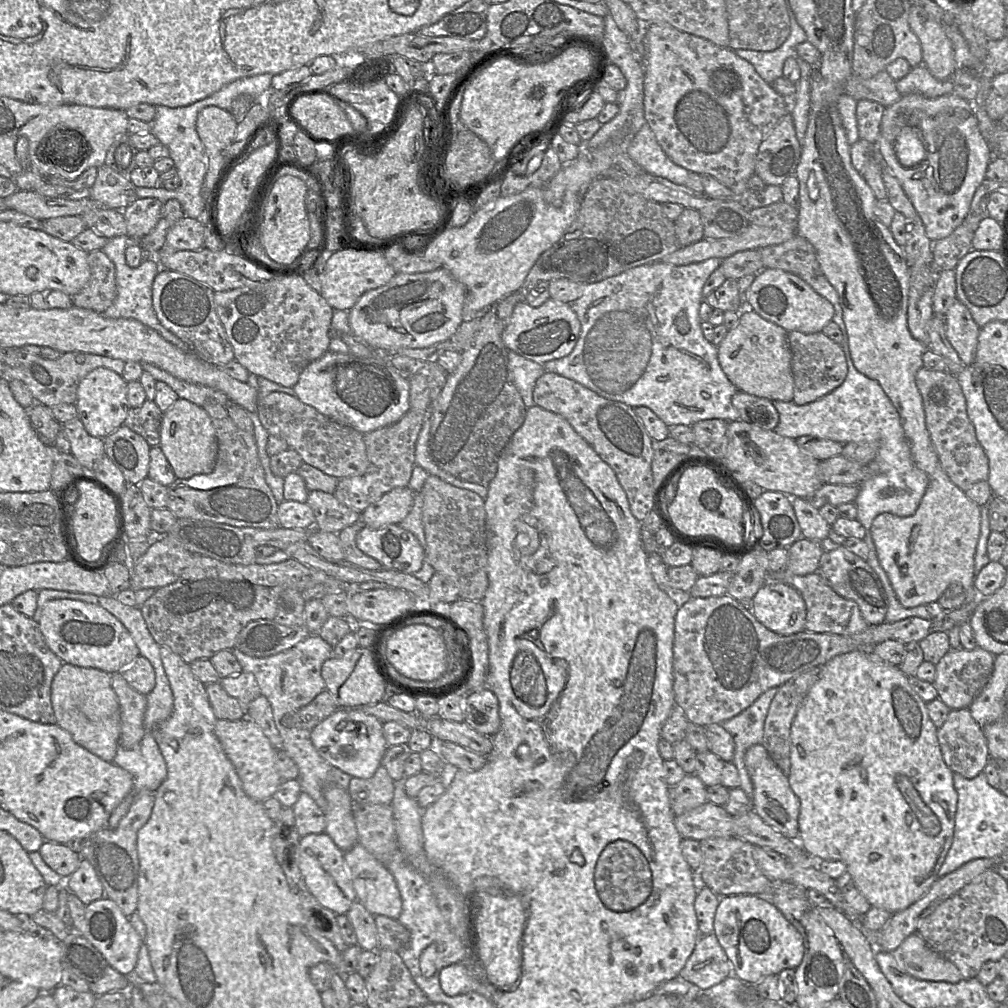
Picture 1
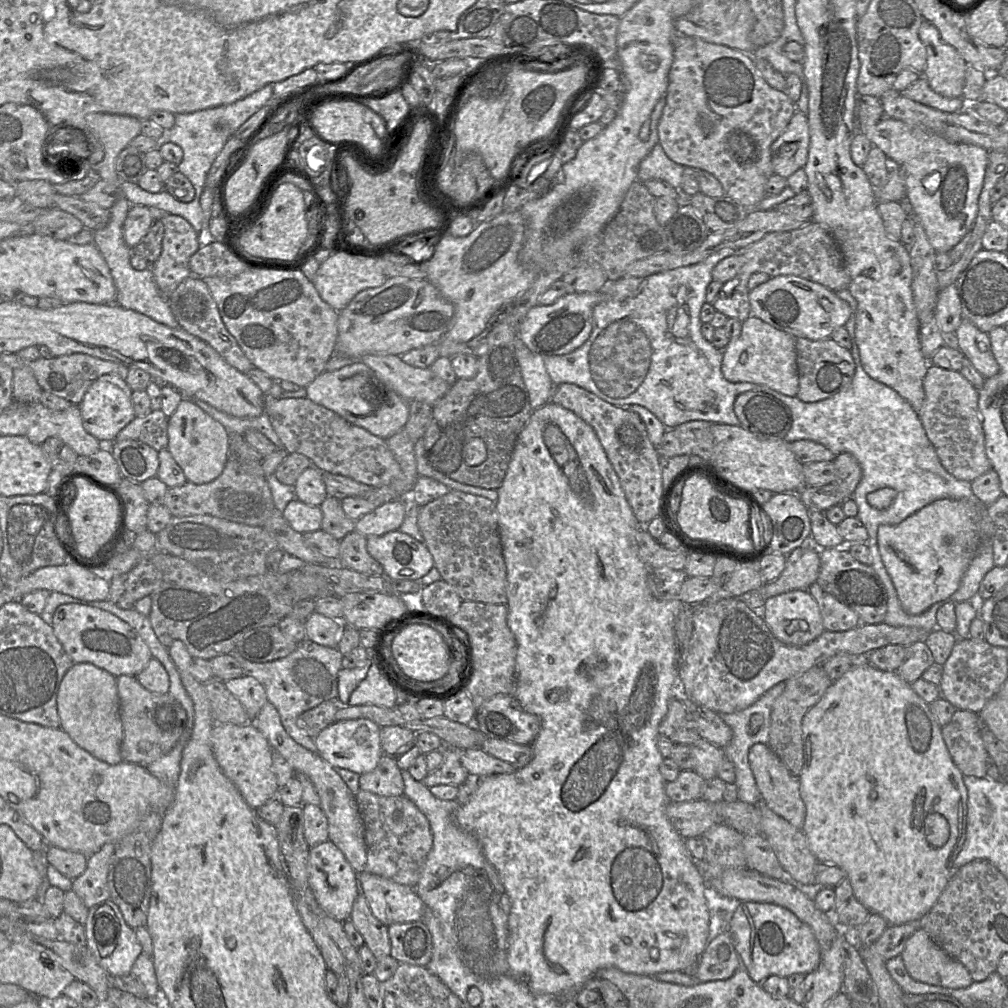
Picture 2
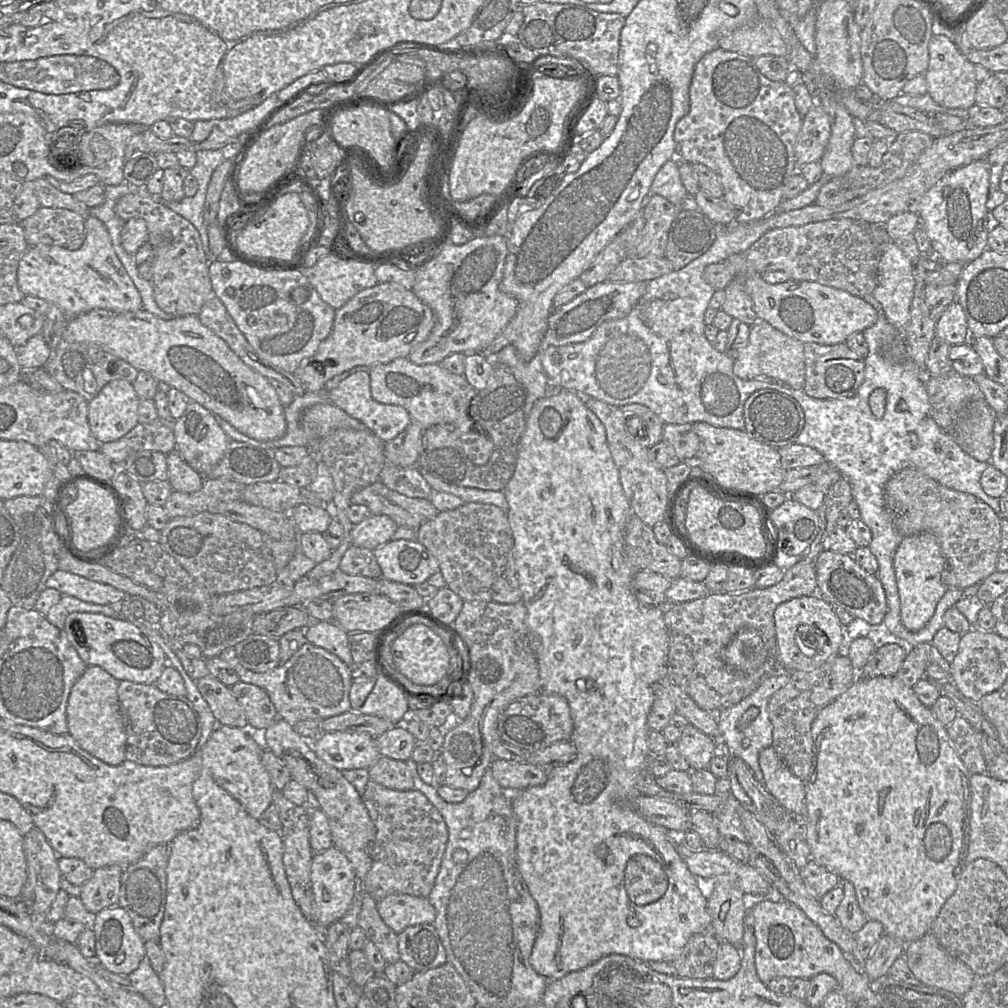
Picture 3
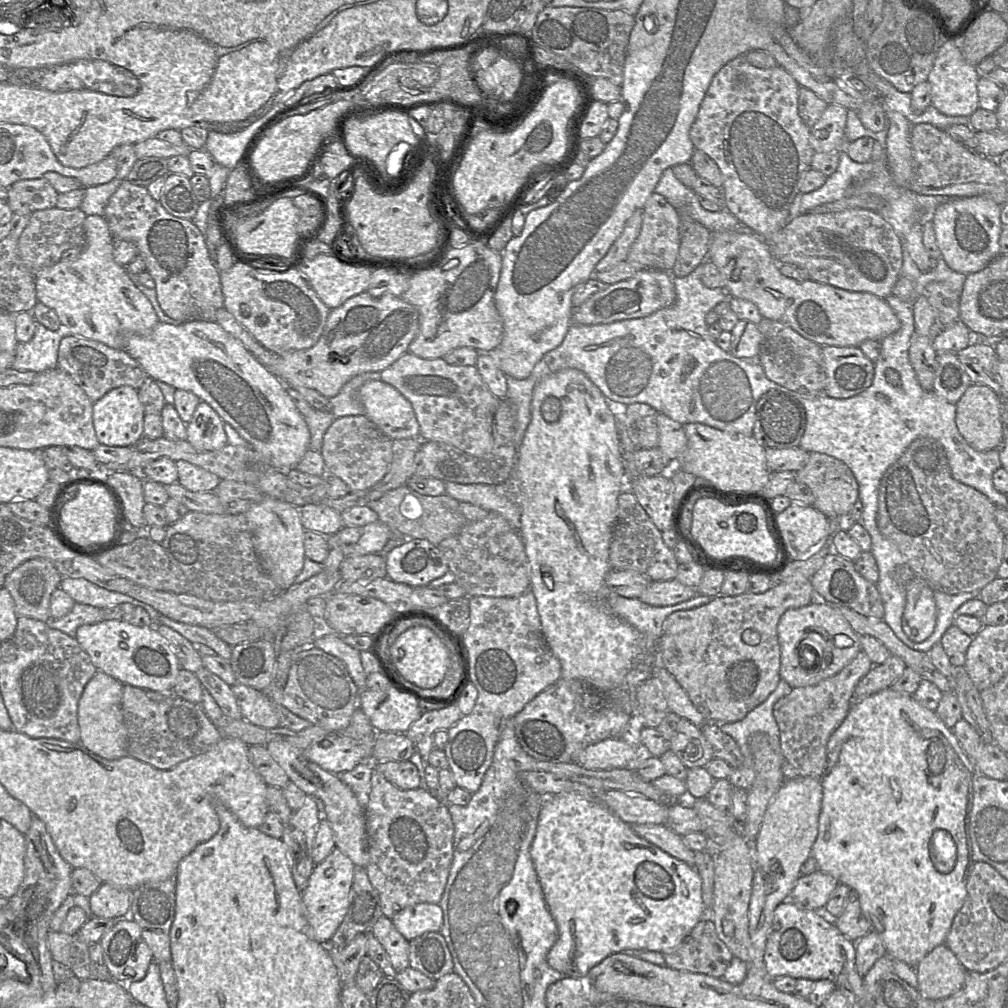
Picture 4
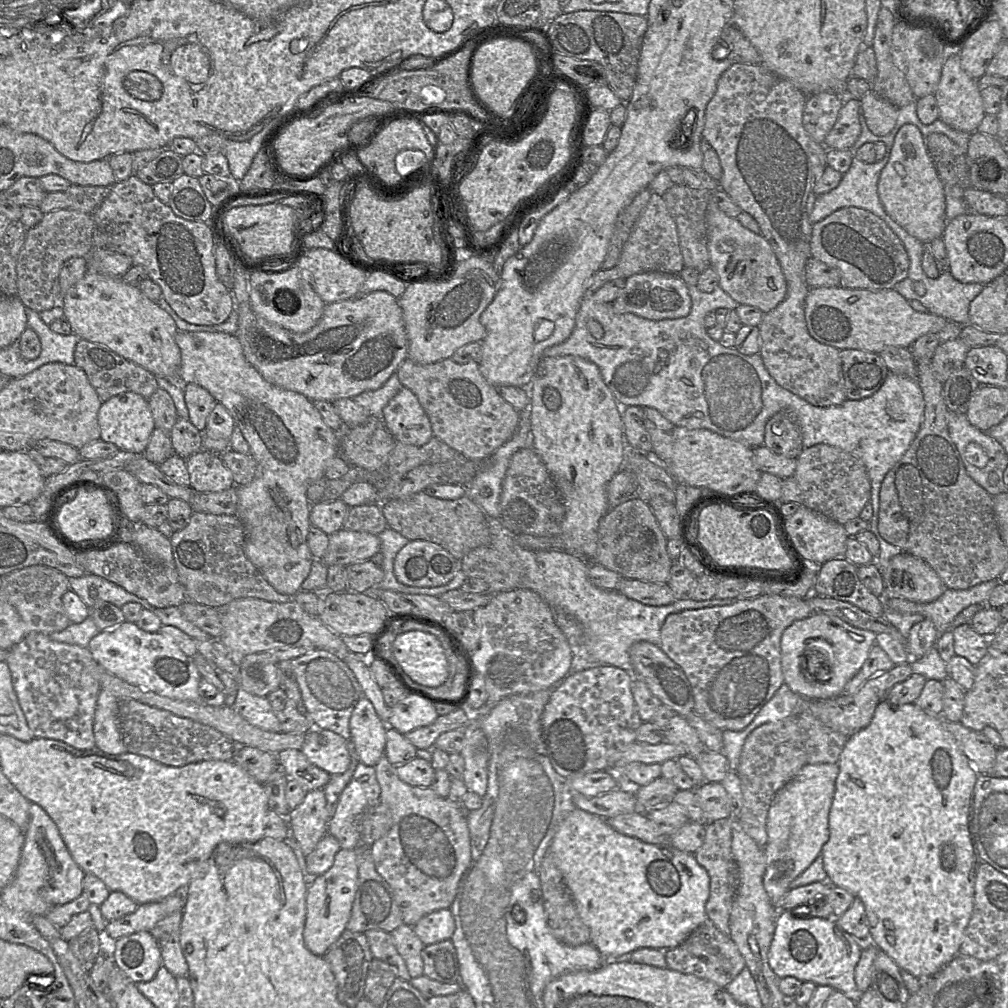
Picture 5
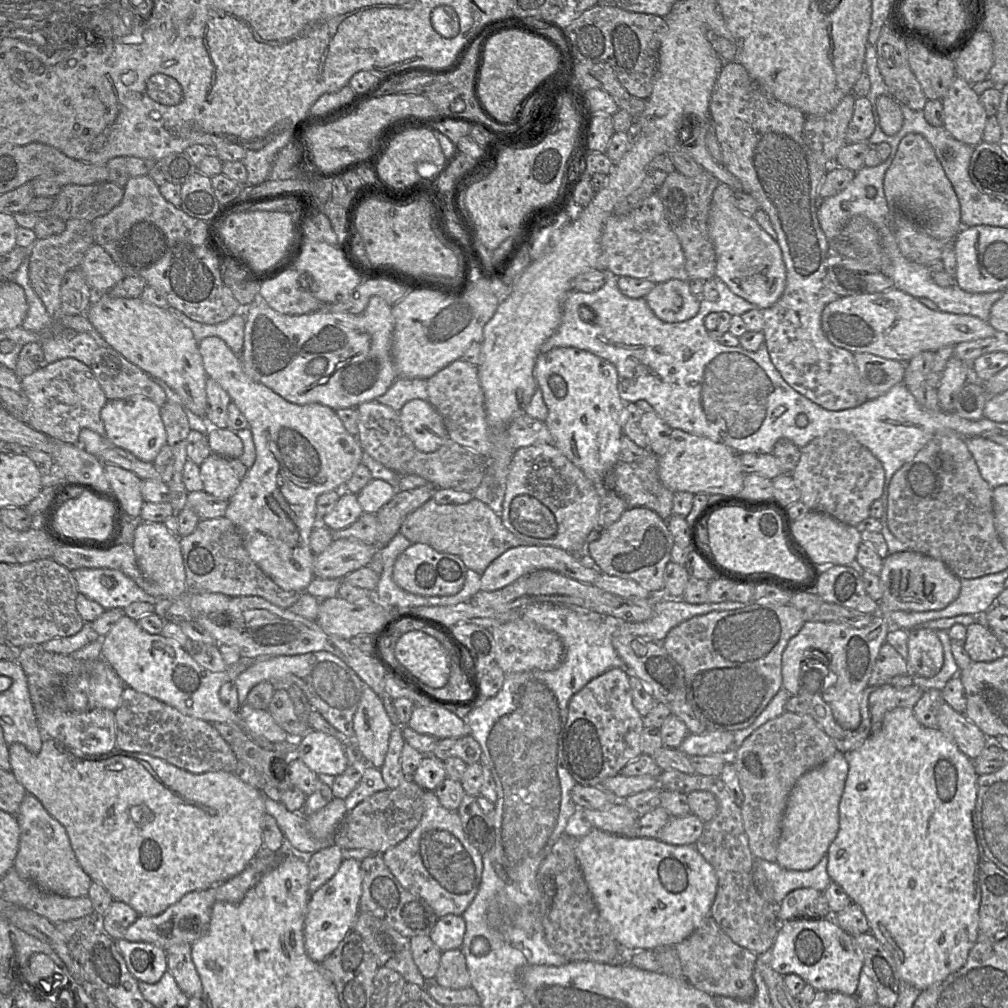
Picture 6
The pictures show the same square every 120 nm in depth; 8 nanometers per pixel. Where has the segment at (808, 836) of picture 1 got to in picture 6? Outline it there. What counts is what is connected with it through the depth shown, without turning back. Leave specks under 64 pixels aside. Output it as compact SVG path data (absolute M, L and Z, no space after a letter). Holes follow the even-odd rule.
M895 708L887 712L877 733L871 734L860 748L843 754L848 762L848 774L839 802L839 830L826 853L827 873L831 881L841 886L852 902L861 907L868 920L870 932L893 957L901 981L923 991L958 971L978 942L981 866L988 860L972 818L979 775L975 771L973 761L958 749L952 739L939 729L922 726L916 720L912 708Z

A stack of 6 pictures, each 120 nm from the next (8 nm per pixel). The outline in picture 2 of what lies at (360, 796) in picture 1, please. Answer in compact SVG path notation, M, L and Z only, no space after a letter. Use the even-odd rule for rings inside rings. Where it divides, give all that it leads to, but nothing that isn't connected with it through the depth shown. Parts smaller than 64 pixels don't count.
M383 754L372 771L360 775L359 786L361 790L381 796L404 795L402 770L395 757Z

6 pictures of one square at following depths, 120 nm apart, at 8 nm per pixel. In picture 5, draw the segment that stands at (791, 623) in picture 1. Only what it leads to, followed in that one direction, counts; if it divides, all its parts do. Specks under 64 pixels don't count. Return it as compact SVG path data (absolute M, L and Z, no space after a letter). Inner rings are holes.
M811 614L809 617L797 620L787 627L781 636L781 670L784 683L790 690L805 699L825 700L842 694L846 684L858 673L868 657L871 647L875 644L876 633L853 627L841 619L825 614ZM814 640L824 640L832 647L833 668L831 677L826 683L809 683L805 674L801 672L801 666L809 662L809 658L816 656L804 656L807 643Z

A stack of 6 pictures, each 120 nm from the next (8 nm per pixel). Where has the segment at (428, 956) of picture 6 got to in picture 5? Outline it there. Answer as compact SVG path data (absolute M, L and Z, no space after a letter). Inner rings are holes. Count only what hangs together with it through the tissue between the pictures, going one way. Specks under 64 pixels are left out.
M401 925L390 932L393 943L407 966L412 978L423 975L421 951L425 947L421 939L408 925Z

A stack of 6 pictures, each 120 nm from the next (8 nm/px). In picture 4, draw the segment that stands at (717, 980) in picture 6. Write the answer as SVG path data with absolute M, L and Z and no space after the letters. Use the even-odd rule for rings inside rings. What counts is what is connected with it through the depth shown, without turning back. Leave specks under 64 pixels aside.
M709 917L700 920L681 944L663 952L666 966L679 971L722 978L733 954L719 939Z

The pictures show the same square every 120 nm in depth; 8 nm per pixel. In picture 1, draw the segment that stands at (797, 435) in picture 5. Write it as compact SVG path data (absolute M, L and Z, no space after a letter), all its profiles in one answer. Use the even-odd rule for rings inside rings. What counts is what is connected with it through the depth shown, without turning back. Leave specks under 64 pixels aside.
M737 391L732 404L740 414L740 420L767 431L774 431L779 414L773 402L745 392Z

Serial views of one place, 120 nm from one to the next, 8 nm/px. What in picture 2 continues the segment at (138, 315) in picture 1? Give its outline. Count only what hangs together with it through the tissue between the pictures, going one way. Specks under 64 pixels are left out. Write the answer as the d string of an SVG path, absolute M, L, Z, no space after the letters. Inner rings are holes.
M125 197L120 198L109 209L110 220L108 224L104 228L94 231L93 243L97 246L109 266L116 287L115 304L144 314L168 327L181 328L169 307L167 299L162 296L157 287L151 265L149 268L141 271L131 266L132 249L126 245L123 239L123 225L131 206Z

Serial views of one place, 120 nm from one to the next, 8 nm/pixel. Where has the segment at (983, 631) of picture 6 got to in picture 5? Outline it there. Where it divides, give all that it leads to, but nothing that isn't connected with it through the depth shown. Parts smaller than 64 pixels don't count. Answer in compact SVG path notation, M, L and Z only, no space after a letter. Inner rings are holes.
M969 623L952 630L955 655L964 657L977 666L989 655L989 638L978 634Z

